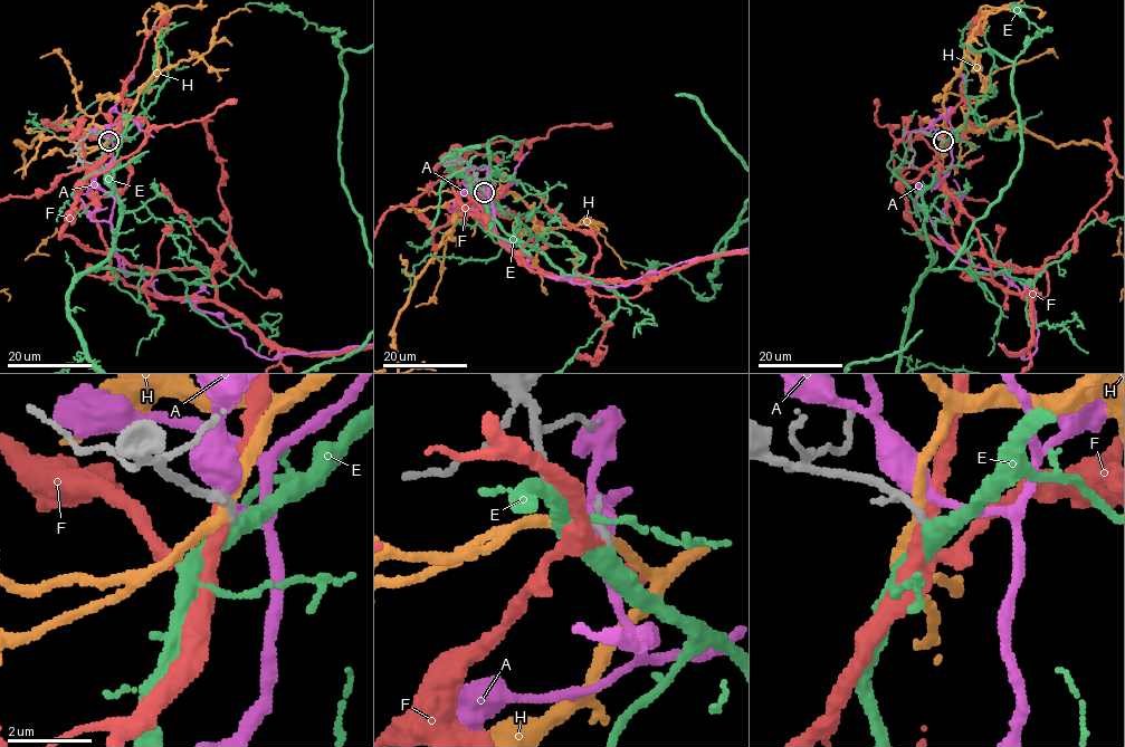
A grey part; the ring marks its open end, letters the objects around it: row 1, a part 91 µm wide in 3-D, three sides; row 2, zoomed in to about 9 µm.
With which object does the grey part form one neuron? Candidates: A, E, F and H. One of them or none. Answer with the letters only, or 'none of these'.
E

